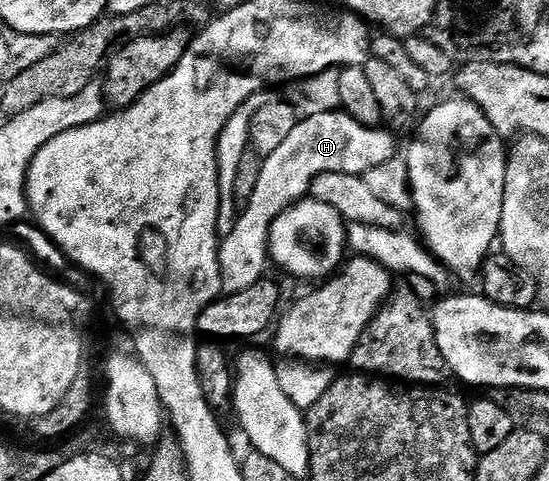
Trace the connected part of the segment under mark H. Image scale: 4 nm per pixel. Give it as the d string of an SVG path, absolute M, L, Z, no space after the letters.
M330 110L317 116L306 116L296 121L293 132L281 143L277 152L263 158L261 176L249 204L238 211L233 232L219 243L219 270L223 274L223 294L242 292L253 284L264 281L269 267L271 225L281 212L295 202L308 197L313 180L321 172L345 172L363 175L377 164L396 157L396 135L387 128L376 128L353 120L353 116Z

